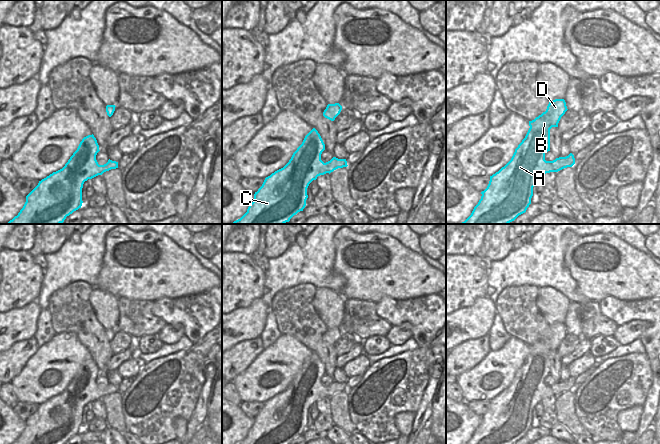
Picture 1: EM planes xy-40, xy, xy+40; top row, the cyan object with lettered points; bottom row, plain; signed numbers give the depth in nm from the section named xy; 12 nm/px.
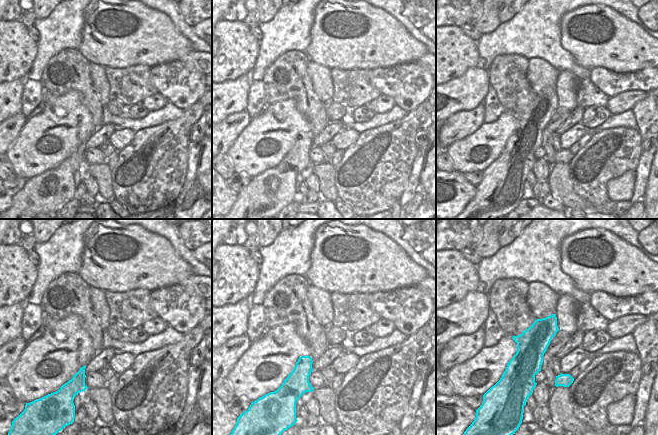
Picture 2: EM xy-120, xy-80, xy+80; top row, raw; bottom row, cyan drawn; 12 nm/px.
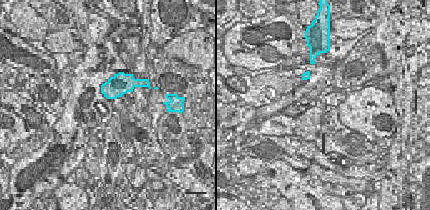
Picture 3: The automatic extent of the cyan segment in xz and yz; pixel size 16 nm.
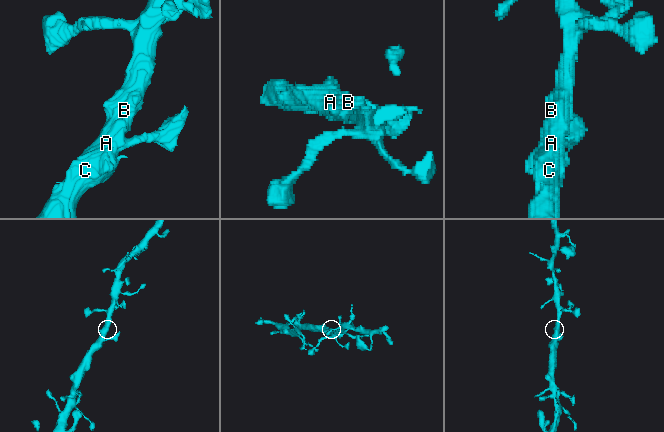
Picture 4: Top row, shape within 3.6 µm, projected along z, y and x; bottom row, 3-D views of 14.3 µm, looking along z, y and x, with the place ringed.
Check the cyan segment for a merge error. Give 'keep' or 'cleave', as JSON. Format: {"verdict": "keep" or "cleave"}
{"verdict": "keep"}

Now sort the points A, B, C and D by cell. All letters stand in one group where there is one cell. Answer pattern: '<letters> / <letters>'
A B C D

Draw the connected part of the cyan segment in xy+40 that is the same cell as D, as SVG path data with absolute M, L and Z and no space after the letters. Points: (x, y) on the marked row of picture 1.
M555 99L549 102L545 112L529 121L530 128L525 138L515 149L511 160L490 176L489 184L481 192L482 196L478 204L474 207L471 215L460 224L509 224L526 212L531 204L533 187L538 179L541 179L546 173L558 172L575 164L572 153L553 161L545 160L545 153L550 151L550 129L558 127L561 117L567 110L564 99Z

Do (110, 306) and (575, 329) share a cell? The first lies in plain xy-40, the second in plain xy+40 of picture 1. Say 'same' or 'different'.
same

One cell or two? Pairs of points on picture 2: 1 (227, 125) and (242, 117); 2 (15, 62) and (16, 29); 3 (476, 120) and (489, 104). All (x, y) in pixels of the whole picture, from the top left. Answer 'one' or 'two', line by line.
1: one
2: one
3: two

